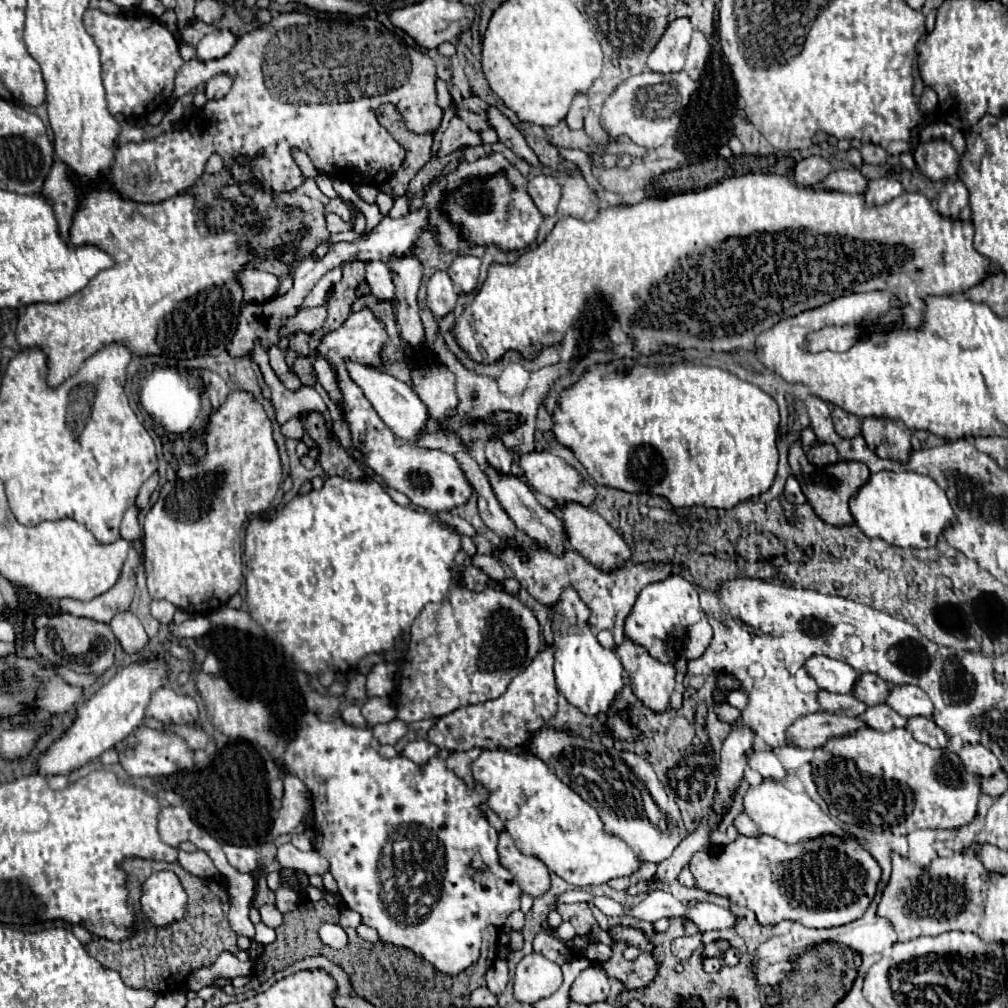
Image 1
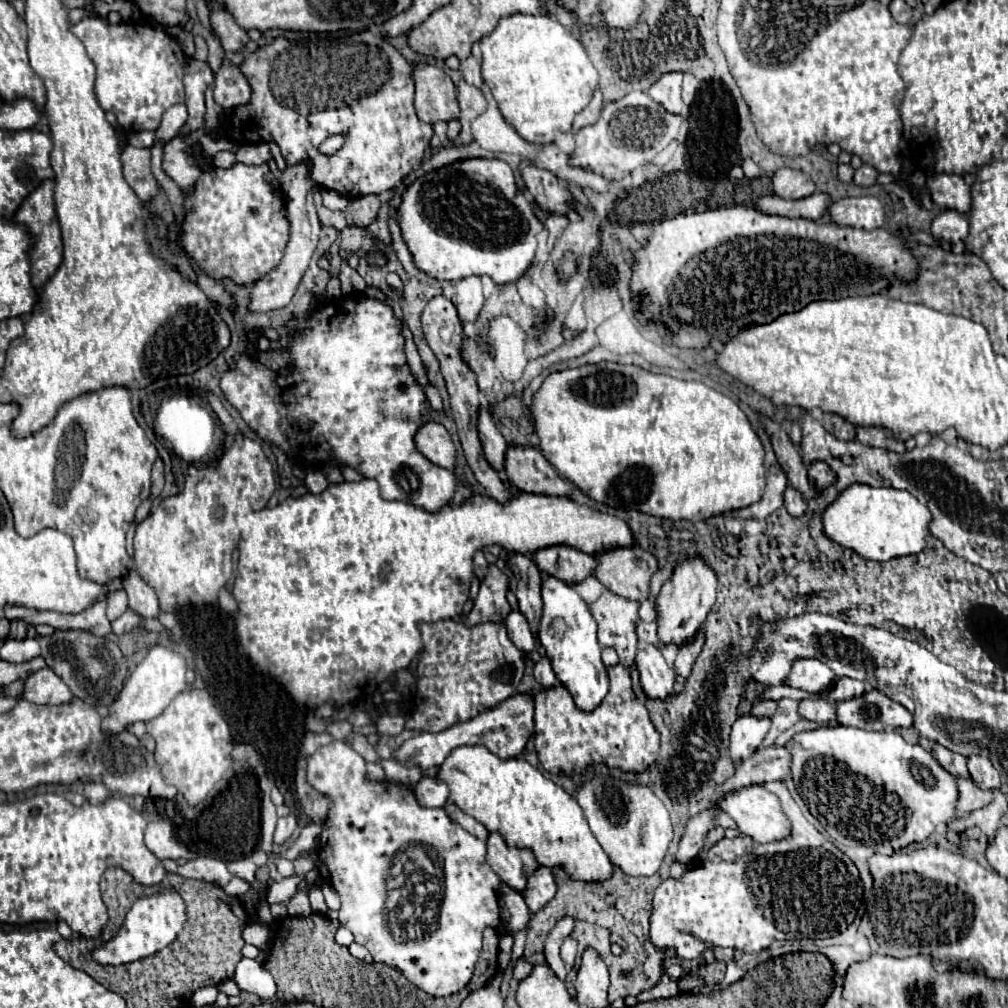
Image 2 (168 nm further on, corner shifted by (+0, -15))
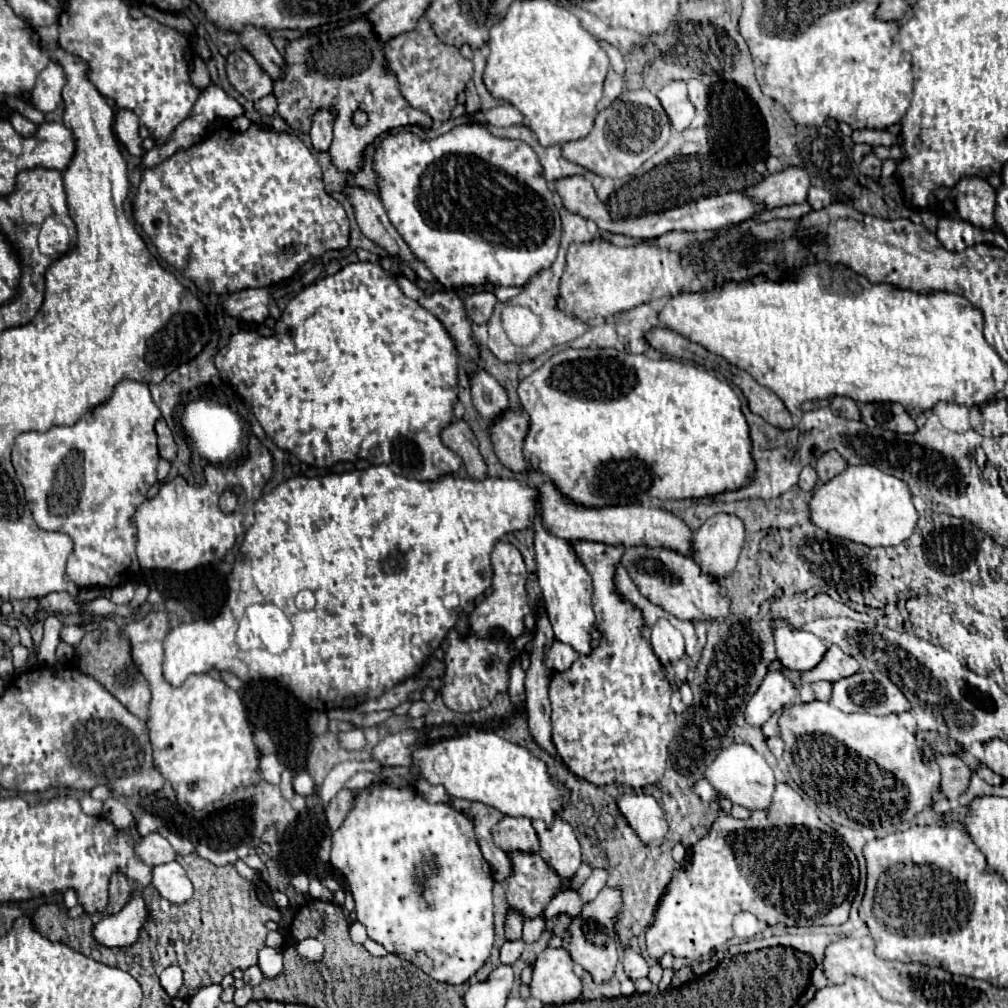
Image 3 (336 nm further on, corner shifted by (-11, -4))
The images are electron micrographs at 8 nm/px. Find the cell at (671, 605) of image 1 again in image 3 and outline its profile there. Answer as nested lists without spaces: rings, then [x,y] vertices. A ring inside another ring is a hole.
[[[724,512],[714,514],[694,532],[694,560],[704,572],[722,578],[734,570],[744,540],[746,528],[738,516]]]

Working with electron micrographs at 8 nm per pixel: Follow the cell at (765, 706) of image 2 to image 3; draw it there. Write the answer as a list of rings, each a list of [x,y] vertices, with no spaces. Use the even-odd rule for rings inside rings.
[[[828,644],[828,650],[822,656],[822,660],[818,662],[818,666],[814,666],[812,670],[802,674],[802,682],[804,684],[818,682],[818,680],[836,682],[844,676],[856,674],[858,670],[860,670],[860,664],[856,662],[856,658],[852,658],[850,654],[844,654],[836,644]]]

